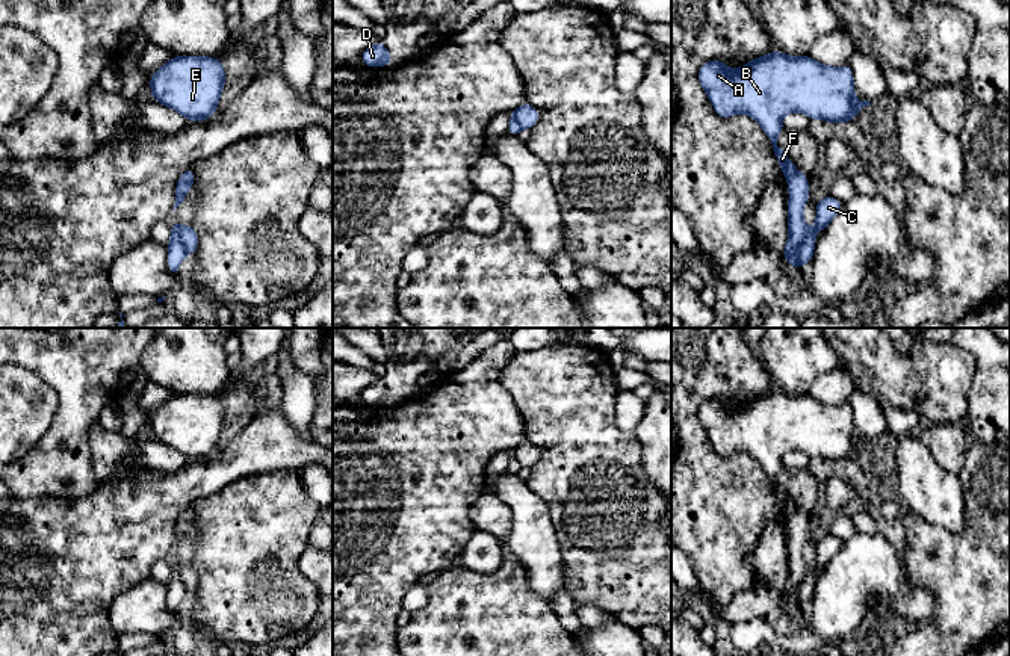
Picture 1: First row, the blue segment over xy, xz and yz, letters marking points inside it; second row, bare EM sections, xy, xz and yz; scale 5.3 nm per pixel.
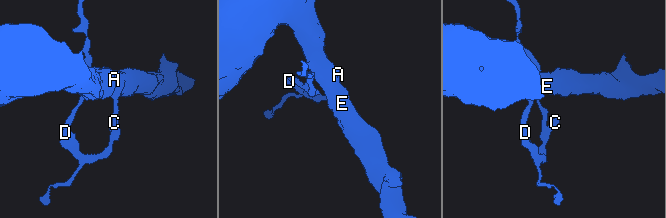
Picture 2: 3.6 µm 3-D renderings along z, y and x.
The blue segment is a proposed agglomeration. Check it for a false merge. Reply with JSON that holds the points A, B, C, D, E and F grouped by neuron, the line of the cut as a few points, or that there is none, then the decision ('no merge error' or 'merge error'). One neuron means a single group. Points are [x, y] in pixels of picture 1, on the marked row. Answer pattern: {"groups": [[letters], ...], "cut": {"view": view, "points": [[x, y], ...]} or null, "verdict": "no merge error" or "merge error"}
{"groups": [["A", "B", "E", "F"], ["C", "D"]], "cut": {"view": "yz", "points": [[808, 228], [793, 266]]}, "verdict": "merge error"}

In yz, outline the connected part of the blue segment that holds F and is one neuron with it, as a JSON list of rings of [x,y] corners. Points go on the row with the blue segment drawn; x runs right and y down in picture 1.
[[[777,50],[738,70],[730,70],[721,59],[708,60],[699,70],[699,83],[720,118],[747,113],[771,141],[789,190],[789,234],[782,257],[794,266],[807,233],[803,209],[809,198],[809,177],[777,147],[783,116],[801,112],[810,119],[847,124],[871,103],[856,98],[850,63],[829,67],[809,54],[786,56]]]

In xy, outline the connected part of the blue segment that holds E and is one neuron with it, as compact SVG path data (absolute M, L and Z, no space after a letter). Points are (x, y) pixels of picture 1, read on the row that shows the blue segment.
M172 56L150 76L151 97L191 124L216 112L224 86L225 71L219 57Z

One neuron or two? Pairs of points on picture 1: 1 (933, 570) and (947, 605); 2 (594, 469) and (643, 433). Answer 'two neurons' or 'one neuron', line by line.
1: one neuron
2: two neurons

